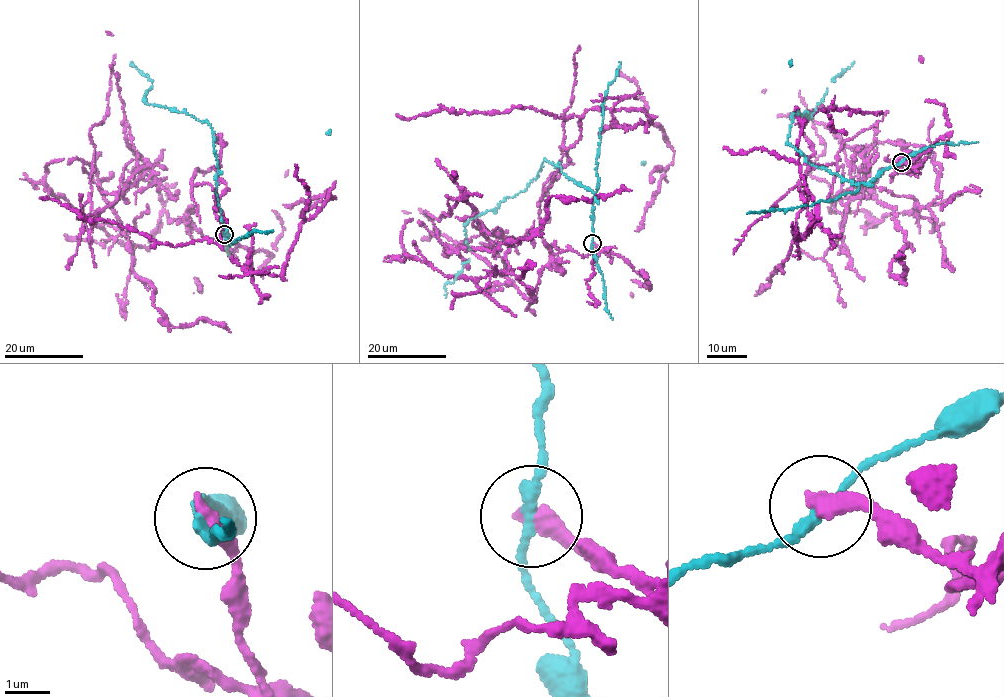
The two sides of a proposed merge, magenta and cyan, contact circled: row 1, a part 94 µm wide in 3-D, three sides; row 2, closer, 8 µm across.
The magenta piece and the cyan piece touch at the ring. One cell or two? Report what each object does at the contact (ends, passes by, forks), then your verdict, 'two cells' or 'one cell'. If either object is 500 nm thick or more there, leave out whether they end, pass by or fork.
magenta ends; cyan passes by; two cells

